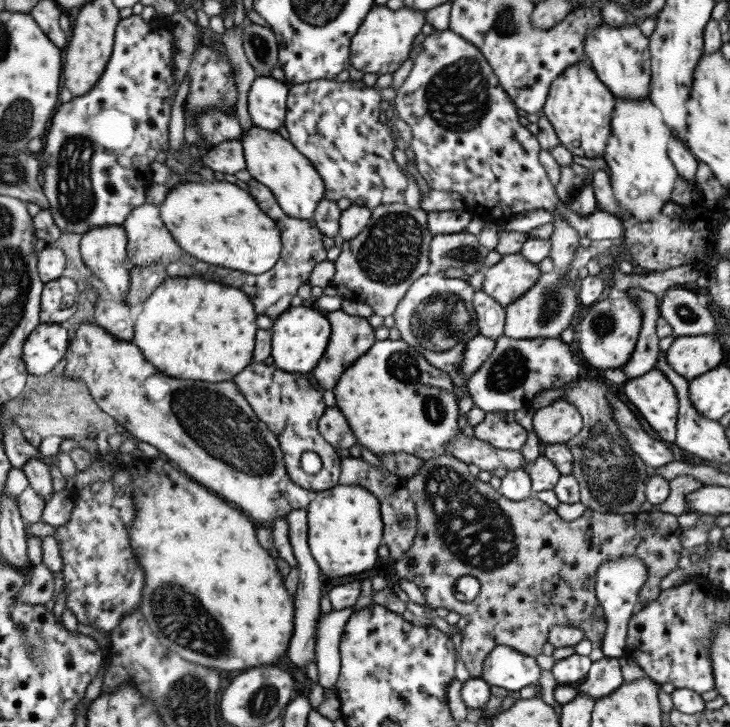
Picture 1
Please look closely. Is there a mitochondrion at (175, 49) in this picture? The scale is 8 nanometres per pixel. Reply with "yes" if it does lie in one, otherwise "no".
no

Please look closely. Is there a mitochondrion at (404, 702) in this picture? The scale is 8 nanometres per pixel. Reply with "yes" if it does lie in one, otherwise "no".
yes

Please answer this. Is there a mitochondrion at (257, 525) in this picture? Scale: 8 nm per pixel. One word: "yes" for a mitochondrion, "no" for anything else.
no

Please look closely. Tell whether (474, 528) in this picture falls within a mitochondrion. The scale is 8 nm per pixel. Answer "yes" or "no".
yes

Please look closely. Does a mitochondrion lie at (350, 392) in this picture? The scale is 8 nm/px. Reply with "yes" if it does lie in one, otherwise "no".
no

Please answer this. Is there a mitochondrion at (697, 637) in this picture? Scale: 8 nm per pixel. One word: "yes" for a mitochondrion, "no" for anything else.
yes

